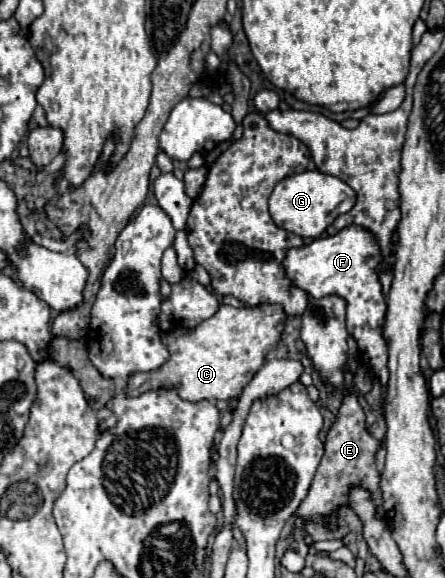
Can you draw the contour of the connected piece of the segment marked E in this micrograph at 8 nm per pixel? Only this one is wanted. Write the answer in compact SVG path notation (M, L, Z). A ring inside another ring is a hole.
M348 394L340 406L334 426L330 428L330 432L326 436L324 456L322 456L322 462L320 462L318 472L314 476L314 482L310 486L310 492L302 500L302 504L296 512L304 520L310 520L310 518L318 520L320 516L332 514L340 504L348 504L346 496L350 492L350 486L354 486L354 484L362 484L372 494L372 500L380 502L380 492L376 492L378 482L380 482L380 474L374 464L374 454L378 450L378 442L366 432L364 420L366 420L366 416L364 416L362 406L358 404L358 398Z

